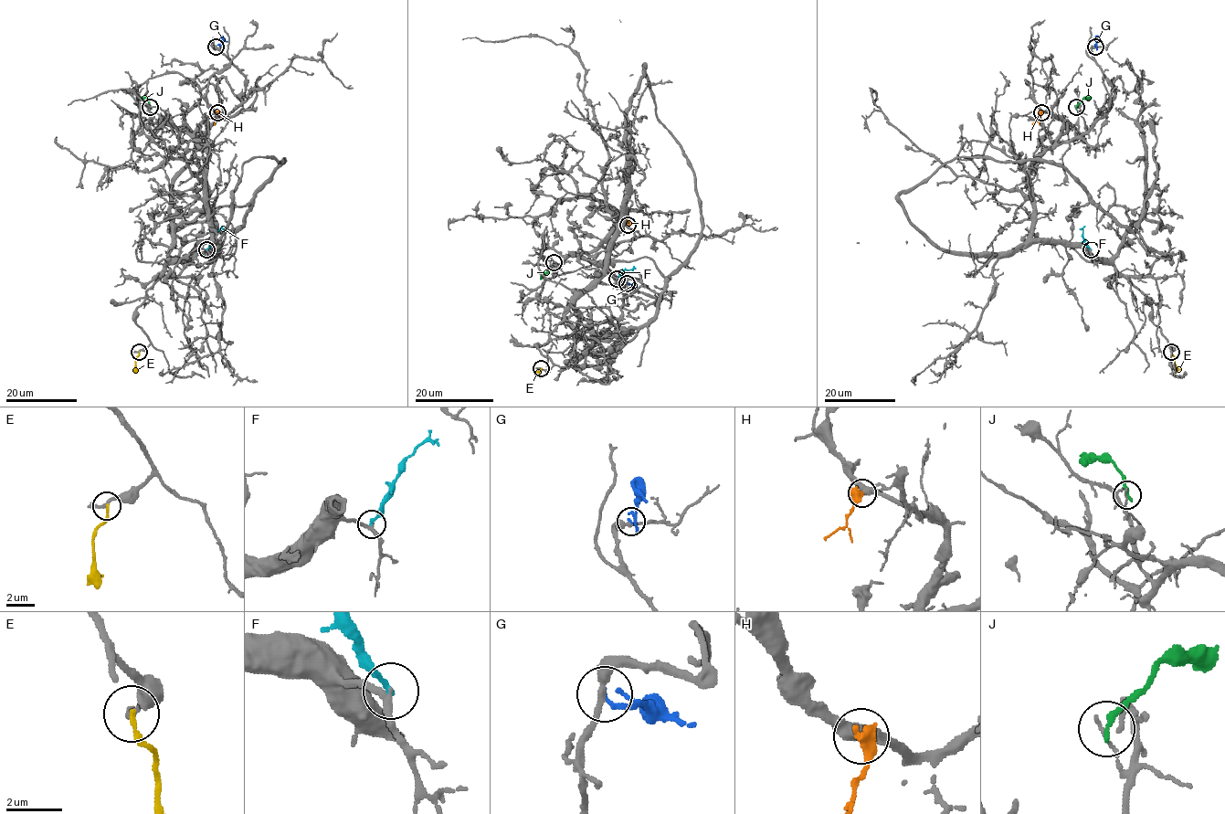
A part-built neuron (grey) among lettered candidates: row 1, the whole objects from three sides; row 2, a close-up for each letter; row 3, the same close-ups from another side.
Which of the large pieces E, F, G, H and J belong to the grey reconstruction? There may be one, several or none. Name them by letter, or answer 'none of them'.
H

